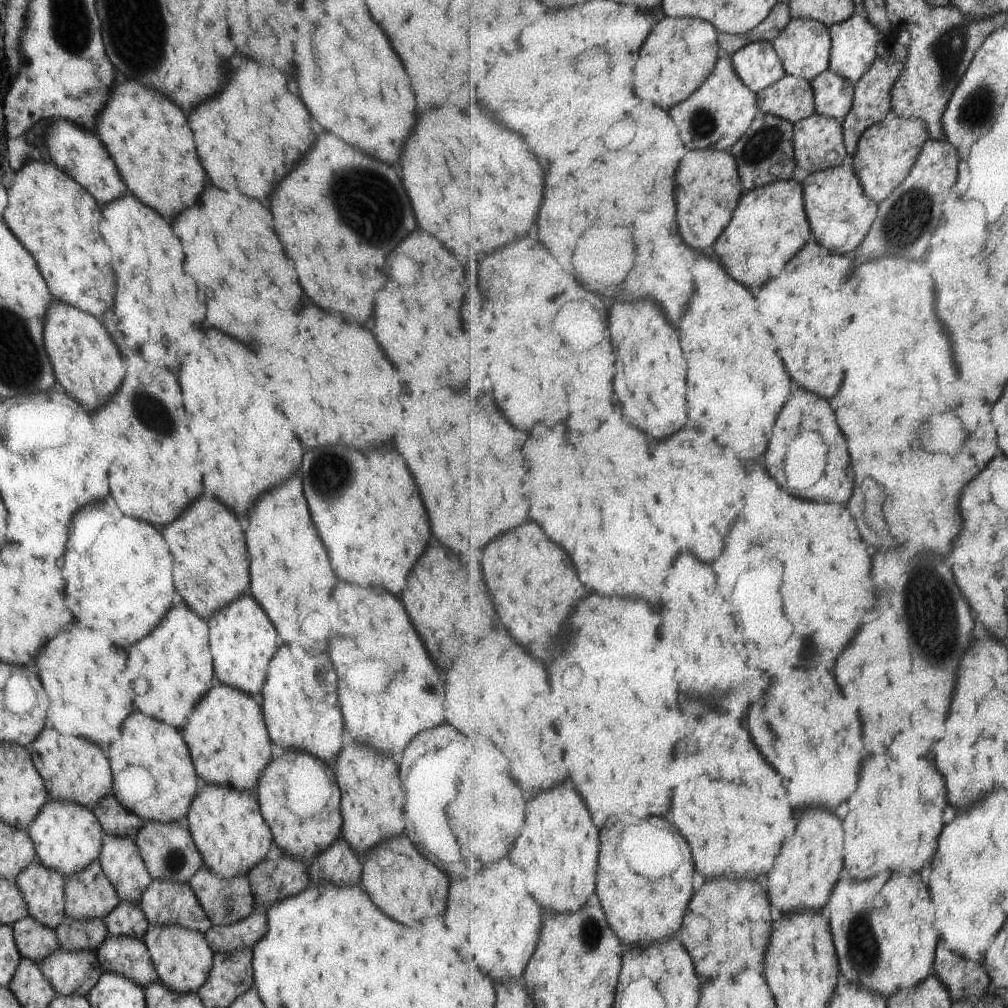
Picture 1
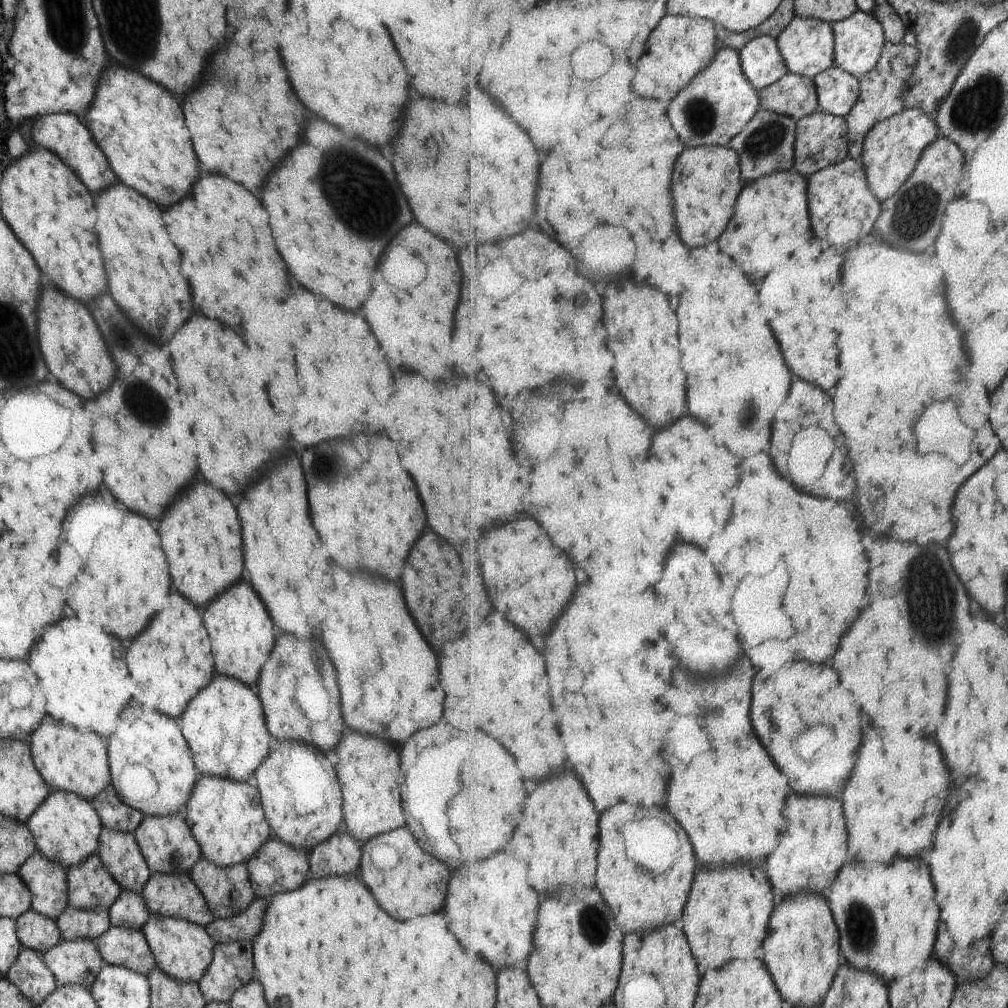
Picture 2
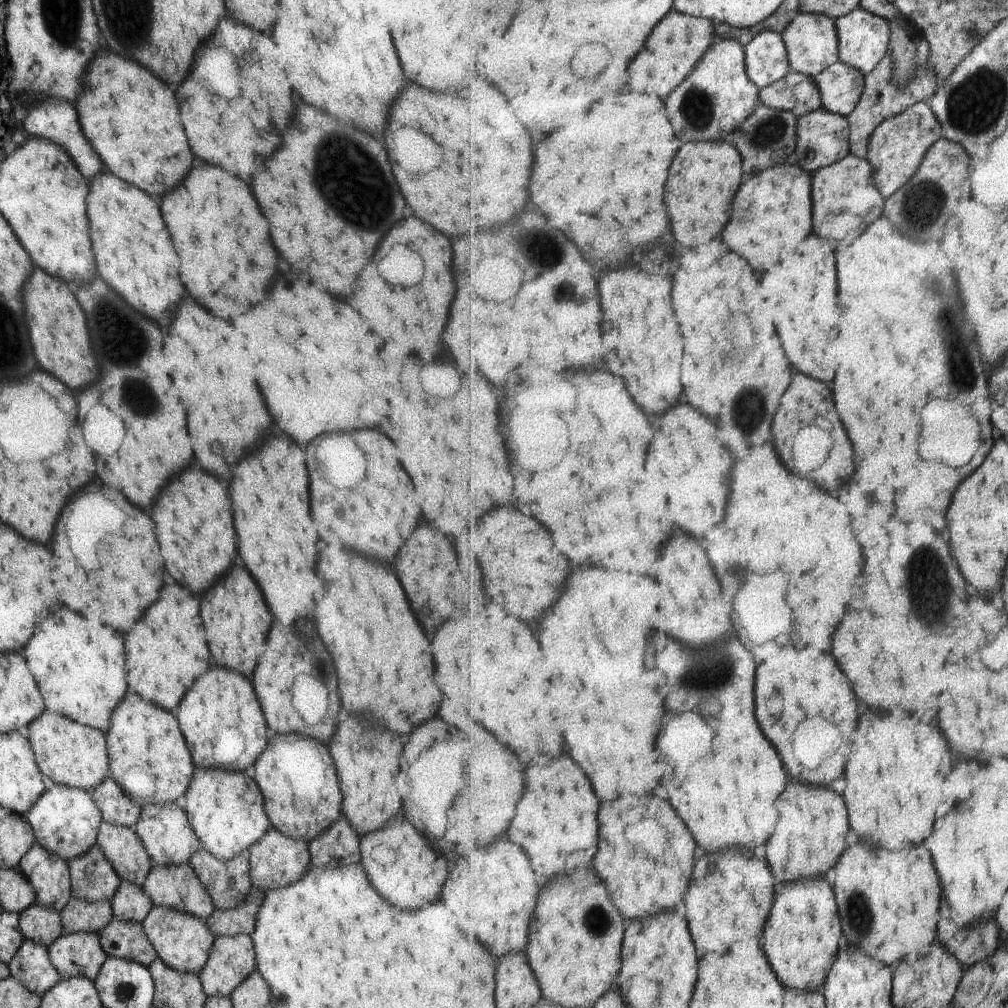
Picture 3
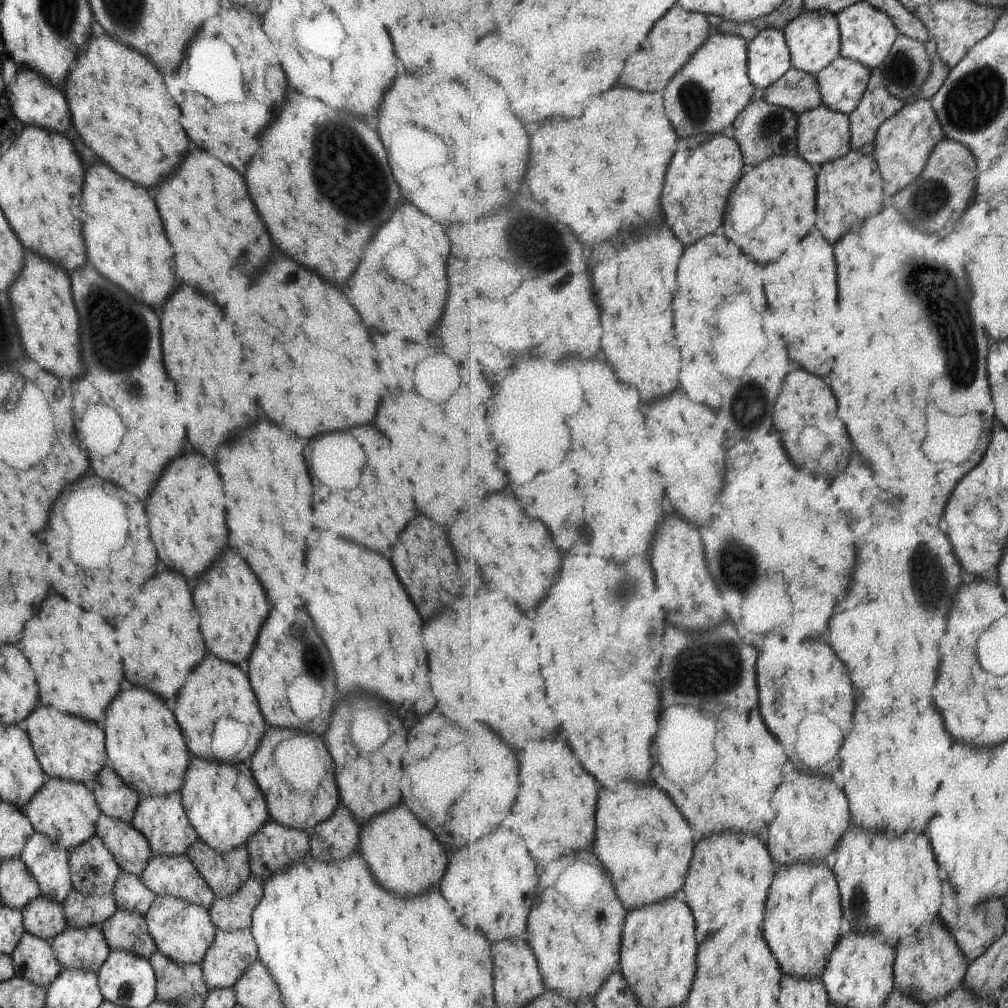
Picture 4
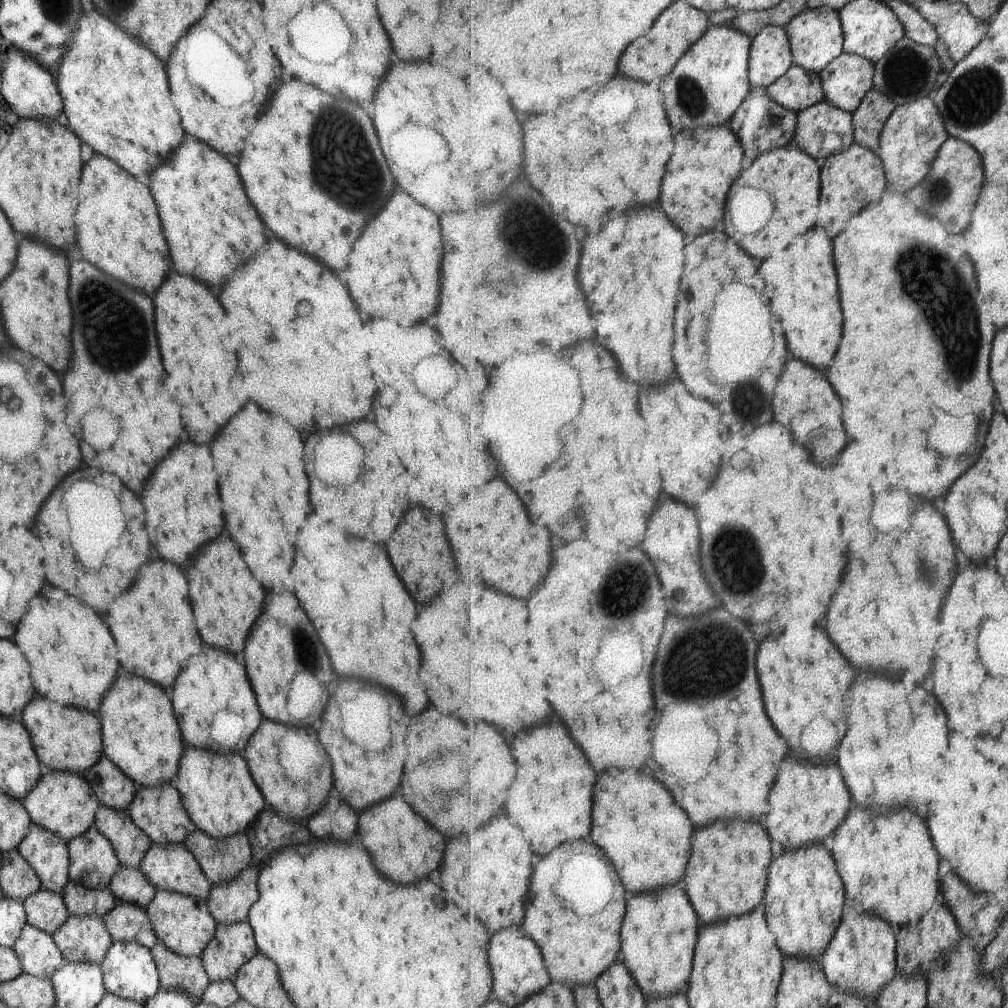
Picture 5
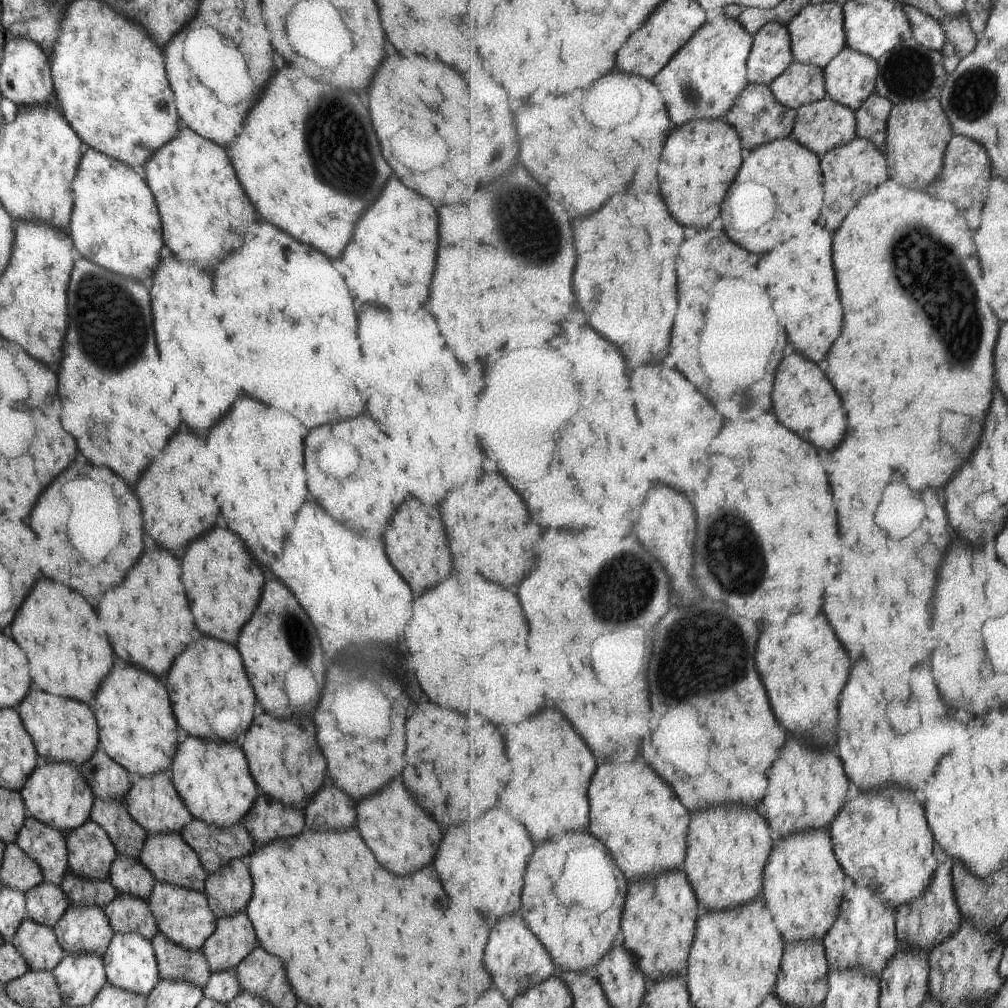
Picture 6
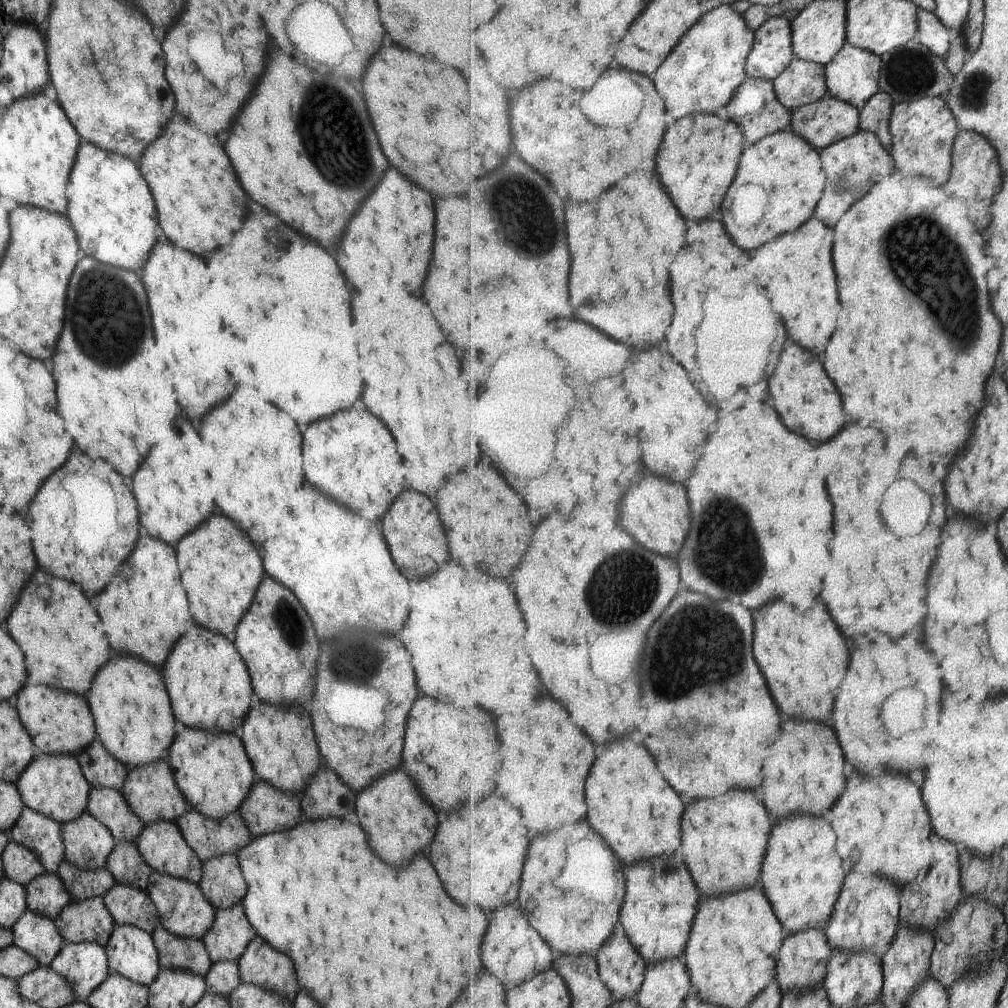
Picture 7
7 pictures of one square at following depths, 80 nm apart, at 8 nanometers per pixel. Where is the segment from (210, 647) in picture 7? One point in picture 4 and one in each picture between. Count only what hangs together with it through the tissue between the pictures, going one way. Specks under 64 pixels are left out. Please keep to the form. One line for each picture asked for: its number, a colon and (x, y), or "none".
4: (216, 688)
5: (215, 680)
6: (209, 675)

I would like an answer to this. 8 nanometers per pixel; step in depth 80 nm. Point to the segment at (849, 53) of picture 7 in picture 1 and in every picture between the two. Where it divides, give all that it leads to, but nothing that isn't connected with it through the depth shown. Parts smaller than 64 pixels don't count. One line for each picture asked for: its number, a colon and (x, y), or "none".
1: (834, 95)
2: (838, 91)
3: (841, 85)
4: (843, 84)
5: (847, 80)
6: (851, 77)

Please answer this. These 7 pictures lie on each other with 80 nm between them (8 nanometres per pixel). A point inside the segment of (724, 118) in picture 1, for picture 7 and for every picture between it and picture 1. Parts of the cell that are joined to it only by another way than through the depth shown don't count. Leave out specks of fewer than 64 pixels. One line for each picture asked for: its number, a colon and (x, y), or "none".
2: (718, 105)
3: (718, 97)
4: (709, 94)
5: (709, 84)
6: (704, 81)
7: (704, 71)

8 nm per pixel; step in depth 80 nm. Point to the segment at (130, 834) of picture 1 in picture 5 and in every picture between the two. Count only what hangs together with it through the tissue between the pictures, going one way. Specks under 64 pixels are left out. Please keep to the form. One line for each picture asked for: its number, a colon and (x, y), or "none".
2: (115, 815)
3: (115, 807)
4: (115, 799)
5: (114, 790)

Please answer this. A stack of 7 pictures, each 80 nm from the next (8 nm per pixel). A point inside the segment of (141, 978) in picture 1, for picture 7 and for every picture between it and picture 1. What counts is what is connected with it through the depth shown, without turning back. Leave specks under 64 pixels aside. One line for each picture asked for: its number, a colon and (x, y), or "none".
2: (118, 946)
3: (119, 939)
4: (124, 930)
5: (126, 922)
6: (126, 914)
7: (128, 905)

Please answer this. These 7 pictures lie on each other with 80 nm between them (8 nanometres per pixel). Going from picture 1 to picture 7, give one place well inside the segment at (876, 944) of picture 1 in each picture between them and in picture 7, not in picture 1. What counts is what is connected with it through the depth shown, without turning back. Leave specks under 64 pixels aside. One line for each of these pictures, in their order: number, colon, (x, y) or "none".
2: (888, 920)
3: (890, 901)
4: (890, 885)
5: (888, 863)
6: (883, 842)
7: (883, 828)

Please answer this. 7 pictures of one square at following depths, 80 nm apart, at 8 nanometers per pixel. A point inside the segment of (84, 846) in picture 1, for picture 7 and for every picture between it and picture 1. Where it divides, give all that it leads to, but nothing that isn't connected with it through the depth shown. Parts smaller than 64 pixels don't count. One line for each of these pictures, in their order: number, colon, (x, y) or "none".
2: (65, 828)
3: (64, 820)
4: (65, 811)
5: (61, 802)
6: (56, 794)
7: (52, 785)

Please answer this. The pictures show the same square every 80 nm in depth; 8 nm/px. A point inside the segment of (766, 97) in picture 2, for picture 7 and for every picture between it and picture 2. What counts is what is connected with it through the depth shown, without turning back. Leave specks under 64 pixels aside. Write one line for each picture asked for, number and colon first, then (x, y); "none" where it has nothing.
3: (798, 93)
4: (799, 91)
5: (799, 89)
6: (802, 84)
7: (804, 82)

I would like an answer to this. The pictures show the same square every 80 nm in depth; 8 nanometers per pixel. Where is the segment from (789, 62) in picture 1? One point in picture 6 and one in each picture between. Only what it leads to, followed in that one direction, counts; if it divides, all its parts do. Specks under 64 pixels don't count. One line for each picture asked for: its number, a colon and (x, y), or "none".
2: (808, 46)
3: (813, 43)
4: (815, 40)
5: (817, 36)
6: (818, 32)

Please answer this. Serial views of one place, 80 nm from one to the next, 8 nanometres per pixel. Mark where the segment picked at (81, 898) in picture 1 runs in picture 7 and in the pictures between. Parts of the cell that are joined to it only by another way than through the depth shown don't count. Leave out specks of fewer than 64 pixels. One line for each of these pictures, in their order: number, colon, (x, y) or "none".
2: (88, 884)
3: (92, 878)
4: (93, 870)
5: (92, 862)
6: (90, 853)
7: (87, 842)

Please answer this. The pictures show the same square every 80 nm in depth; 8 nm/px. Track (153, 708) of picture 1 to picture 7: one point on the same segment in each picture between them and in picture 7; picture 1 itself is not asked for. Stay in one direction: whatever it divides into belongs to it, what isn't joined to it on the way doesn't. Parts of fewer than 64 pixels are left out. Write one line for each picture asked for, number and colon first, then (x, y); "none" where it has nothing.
2: (170, 660)
3: (165, 662)
4: (159, 661)
5: (157, 600)
6: (148, 622)
7: (143, 610)

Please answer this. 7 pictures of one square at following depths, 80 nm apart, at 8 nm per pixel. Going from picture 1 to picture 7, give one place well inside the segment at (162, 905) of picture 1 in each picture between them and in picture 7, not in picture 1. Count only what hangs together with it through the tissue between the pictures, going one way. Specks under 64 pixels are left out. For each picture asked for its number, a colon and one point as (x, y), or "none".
2: (176, 896)
3: (176, 887)
4: (175, 876)
5: (173, 868)
6: (167, 857)
7: (160, 843)

